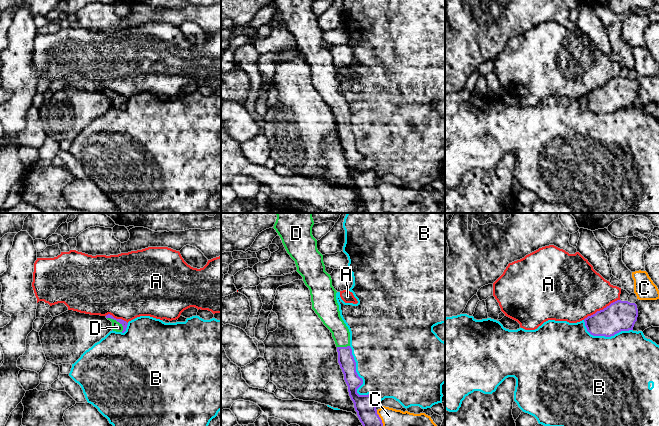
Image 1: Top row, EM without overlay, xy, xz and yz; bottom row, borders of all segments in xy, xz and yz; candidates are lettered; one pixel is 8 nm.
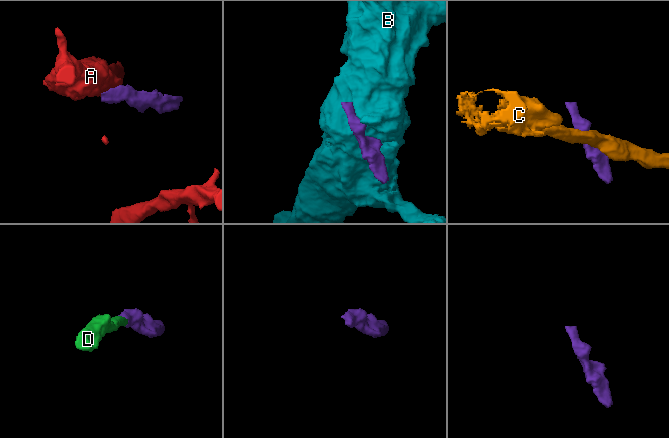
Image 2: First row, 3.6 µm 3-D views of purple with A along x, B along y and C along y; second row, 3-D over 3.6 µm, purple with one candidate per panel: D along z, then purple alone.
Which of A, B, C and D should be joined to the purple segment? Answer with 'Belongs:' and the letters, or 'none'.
Belongs: D

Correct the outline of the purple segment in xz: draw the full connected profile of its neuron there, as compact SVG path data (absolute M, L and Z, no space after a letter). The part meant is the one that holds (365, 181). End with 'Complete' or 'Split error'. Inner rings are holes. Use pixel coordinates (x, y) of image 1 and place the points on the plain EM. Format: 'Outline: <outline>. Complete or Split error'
Outline: M274 0L274 5L280 12L282 19L295 37L297 48L303 53L305 61L310 66L312 85L321 95L323 100L330 106L338 128L338 139L344 150L344 156L348 162L348 168L354 179L357 192L362 199L366 213L387 213L383 210L383 199L377 190L377 175L373 170L359 171L357 165L363 160L356 148L356 138L350 123L350 108L340 92L339 81L336 76L337 67L332 62L330 50L325 47L323 31L317 25L317 16L312 11L314 0Z. Split error

